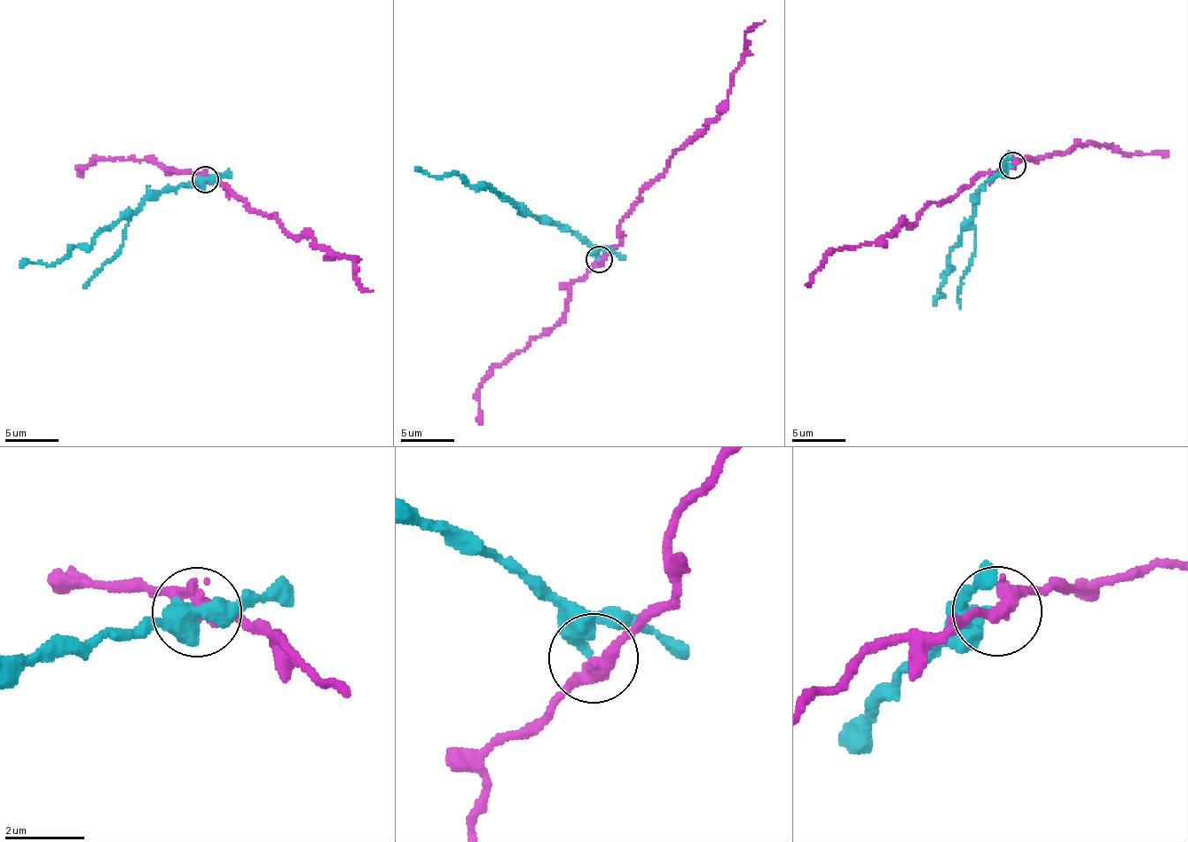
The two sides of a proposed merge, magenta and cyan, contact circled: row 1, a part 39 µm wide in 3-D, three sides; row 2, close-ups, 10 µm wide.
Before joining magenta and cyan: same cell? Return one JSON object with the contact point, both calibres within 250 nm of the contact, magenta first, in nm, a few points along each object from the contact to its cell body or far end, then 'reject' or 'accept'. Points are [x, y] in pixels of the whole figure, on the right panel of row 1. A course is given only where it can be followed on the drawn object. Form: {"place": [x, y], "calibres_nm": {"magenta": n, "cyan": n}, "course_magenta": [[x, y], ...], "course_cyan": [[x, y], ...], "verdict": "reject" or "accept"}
{"place": [1012, 165], "calibres_nm": {"magenta": 320, "cyan": 420}, "course_magenta": [[1012, 166], [979, 177], [884, 238], [834, 249], [806, 285]], "course_cyan": [[1012, 166], [987, 181], [979, 193], [970, 224], [949, 252], [948, 271], [940, 286], [942, 296], [933, 305]], "verdict": "reject"}

